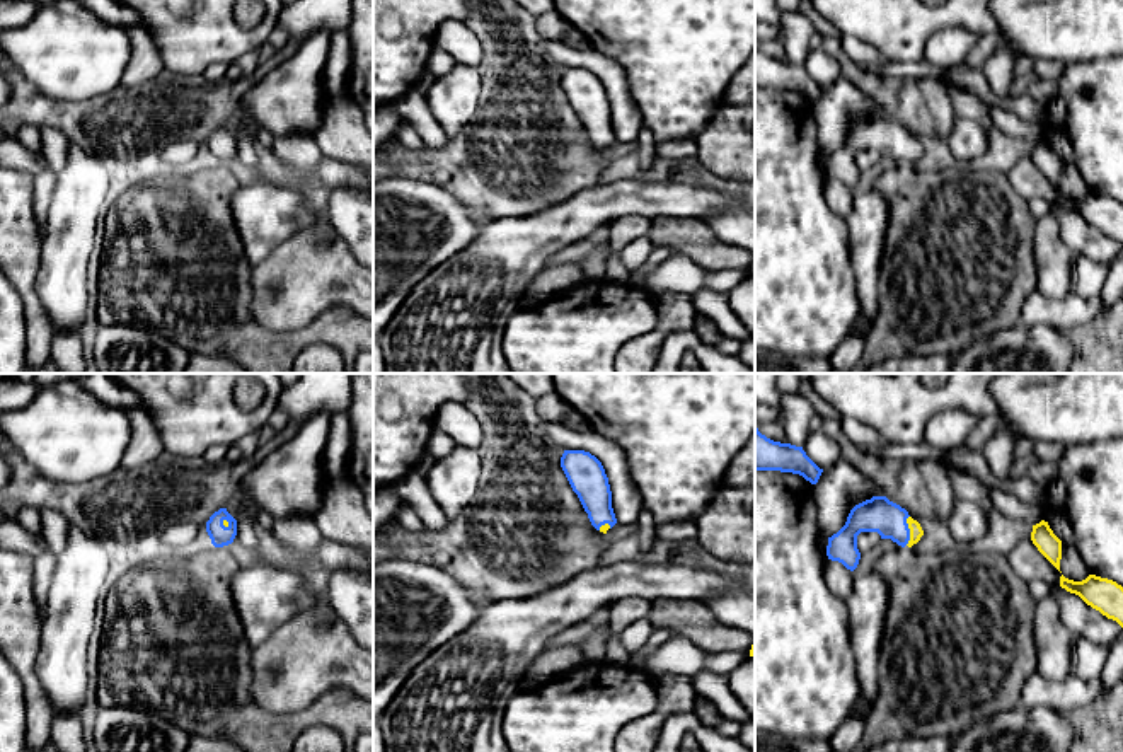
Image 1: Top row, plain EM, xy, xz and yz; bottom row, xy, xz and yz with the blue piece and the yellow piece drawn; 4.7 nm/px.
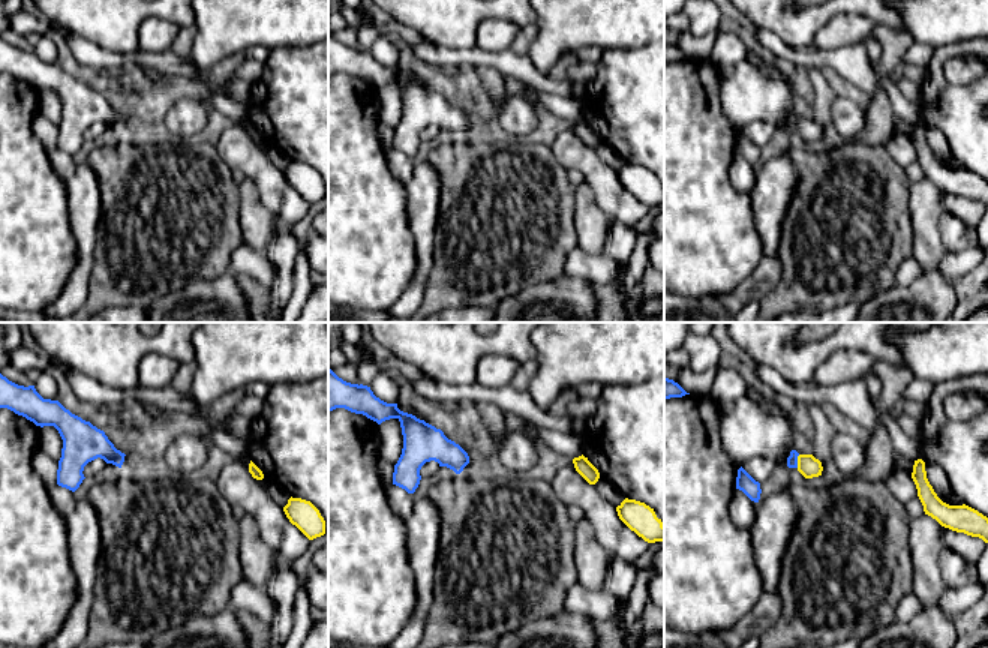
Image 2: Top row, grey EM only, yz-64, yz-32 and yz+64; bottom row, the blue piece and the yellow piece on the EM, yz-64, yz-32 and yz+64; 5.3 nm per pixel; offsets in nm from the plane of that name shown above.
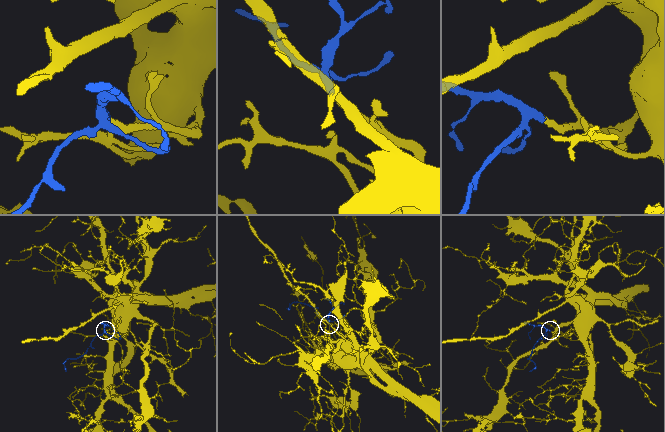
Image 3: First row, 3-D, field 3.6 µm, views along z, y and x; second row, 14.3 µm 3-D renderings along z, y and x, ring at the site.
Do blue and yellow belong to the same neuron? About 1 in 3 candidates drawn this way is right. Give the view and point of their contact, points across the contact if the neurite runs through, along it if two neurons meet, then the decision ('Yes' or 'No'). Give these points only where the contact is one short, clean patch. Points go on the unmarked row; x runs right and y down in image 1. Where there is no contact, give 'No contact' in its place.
Touches blue at yz (909, 149). Path across: yz (878, 132), (909, 149), (915, 149). Yes

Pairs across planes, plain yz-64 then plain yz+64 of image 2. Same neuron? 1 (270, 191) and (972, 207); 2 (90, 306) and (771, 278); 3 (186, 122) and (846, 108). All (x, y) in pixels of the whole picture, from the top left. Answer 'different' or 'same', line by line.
1: same
2: different
3: same

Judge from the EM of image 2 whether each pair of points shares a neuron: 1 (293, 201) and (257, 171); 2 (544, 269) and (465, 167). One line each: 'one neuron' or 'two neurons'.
1: one neuron
2: one neuron

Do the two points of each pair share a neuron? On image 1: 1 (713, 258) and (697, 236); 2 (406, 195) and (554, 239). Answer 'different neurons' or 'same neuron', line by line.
1: same neuron
2: different neurons

